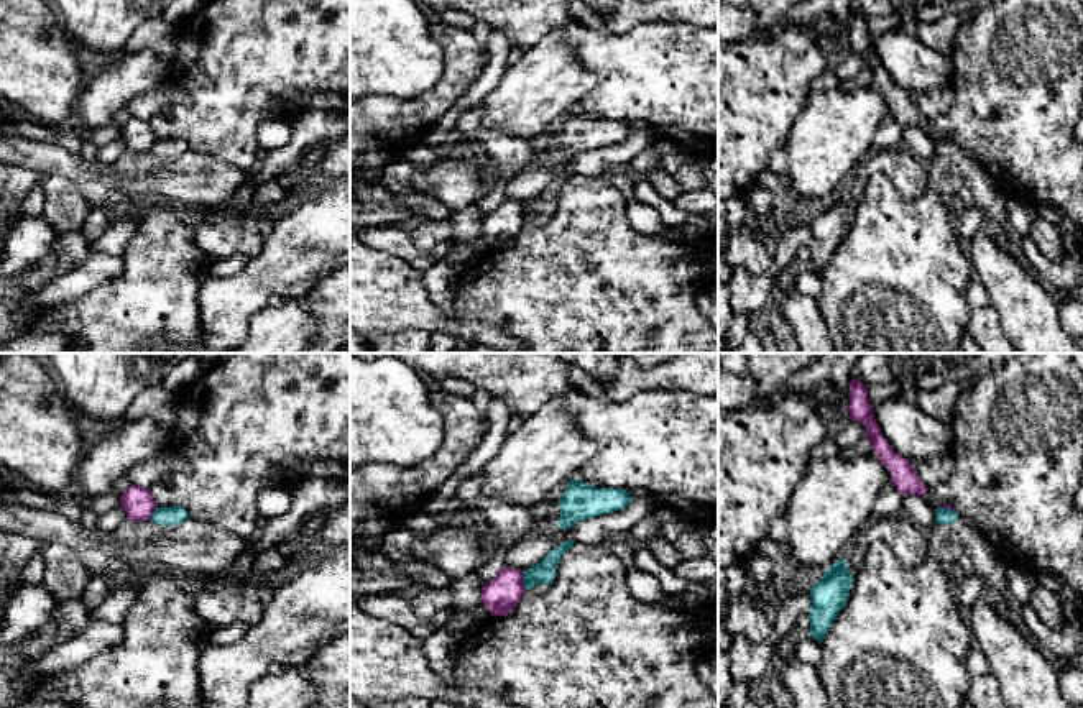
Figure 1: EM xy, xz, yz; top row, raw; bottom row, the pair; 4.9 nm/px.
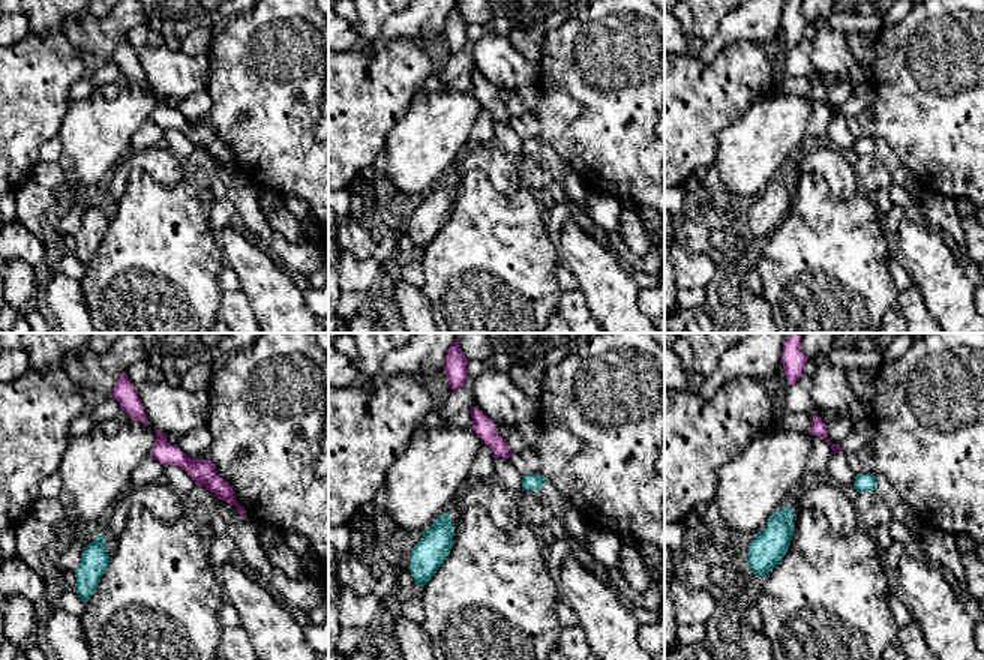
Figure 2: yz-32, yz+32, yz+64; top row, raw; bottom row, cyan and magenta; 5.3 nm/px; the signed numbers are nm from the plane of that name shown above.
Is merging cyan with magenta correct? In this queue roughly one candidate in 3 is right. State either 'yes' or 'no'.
no

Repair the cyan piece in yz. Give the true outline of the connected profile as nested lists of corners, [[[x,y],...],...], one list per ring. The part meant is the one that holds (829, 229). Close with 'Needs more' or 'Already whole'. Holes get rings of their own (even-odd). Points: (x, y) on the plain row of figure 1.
[[[843,191],[825,202],[822,212],[810,220],[812,238],[809,243],[810,268],[822,274],[833,253],[845,240],[853,217],[853,205]]]. Already whole

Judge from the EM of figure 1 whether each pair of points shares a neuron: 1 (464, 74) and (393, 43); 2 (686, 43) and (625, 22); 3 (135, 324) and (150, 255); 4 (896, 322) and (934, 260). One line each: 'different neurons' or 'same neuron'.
1: different neurons
2: different neurons
3: same neuron
4: same neuron

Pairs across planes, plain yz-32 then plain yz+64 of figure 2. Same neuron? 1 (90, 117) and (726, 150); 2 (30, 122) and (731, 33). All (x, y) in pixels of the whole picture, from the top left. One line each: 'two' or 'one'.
1: one
2: two

